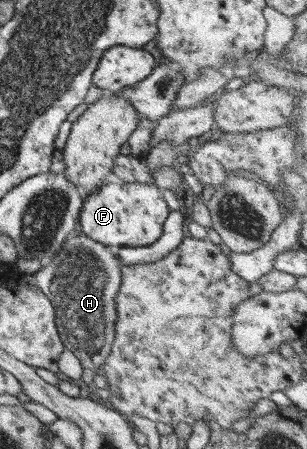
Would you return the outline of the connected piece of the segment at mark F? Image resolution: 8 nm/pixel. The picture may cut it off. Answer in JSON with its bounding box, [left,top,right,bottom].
[77,183,168,248]

